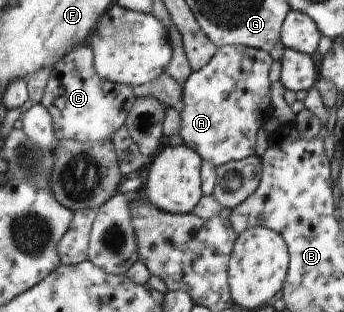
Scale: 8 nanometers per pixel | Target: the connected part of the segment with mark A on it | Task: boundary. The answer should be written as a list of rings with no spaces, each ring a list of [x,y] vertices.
[[[222,46],[202,69],[199,69],[197,72],[192,72],[186,80],[186,83],[182,86],[182,101],[184,107],[180,112],[181,133],[179,135],[183,138],[183,144],[189,146],[190,149],[195,150],[201,155],[202,160],[213,162],[216,167],[234,160],[245,160],[249,155],[253,155],[253,153],[255,153],[257,131],[259,131],[259,127],[261,127],[267,119],[272,119],[271,115],[273,115],[273,105],[271,105],[271,85],[269,85],[269,69],[271,69],[271,63],[273,63],[273,59],[271,59],[269,52],[262,51],[261,49],[247,48],[246,46]]]

